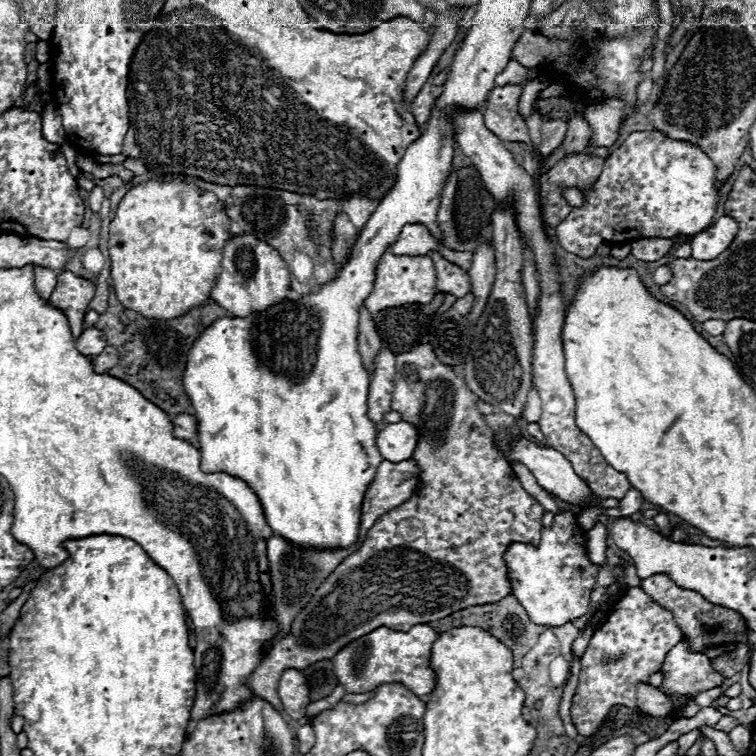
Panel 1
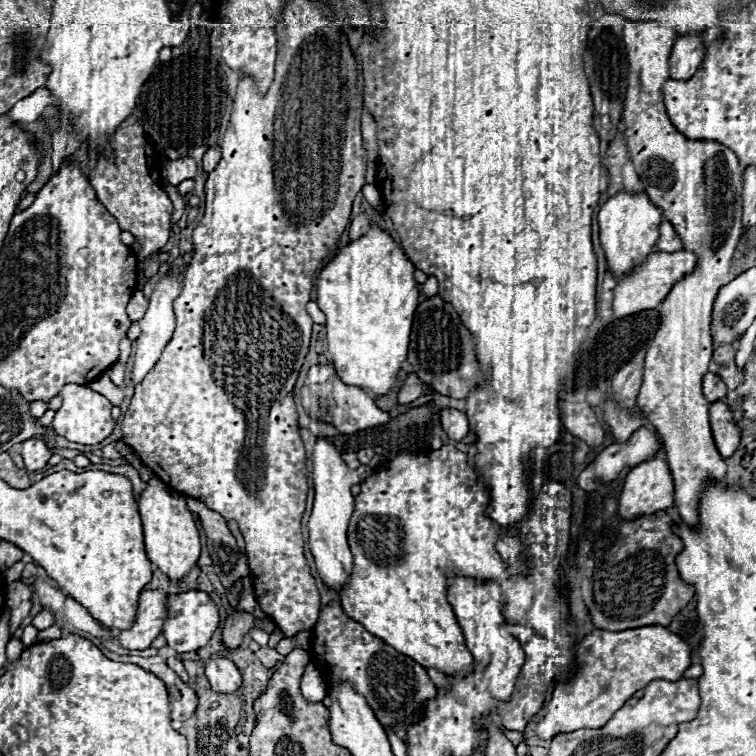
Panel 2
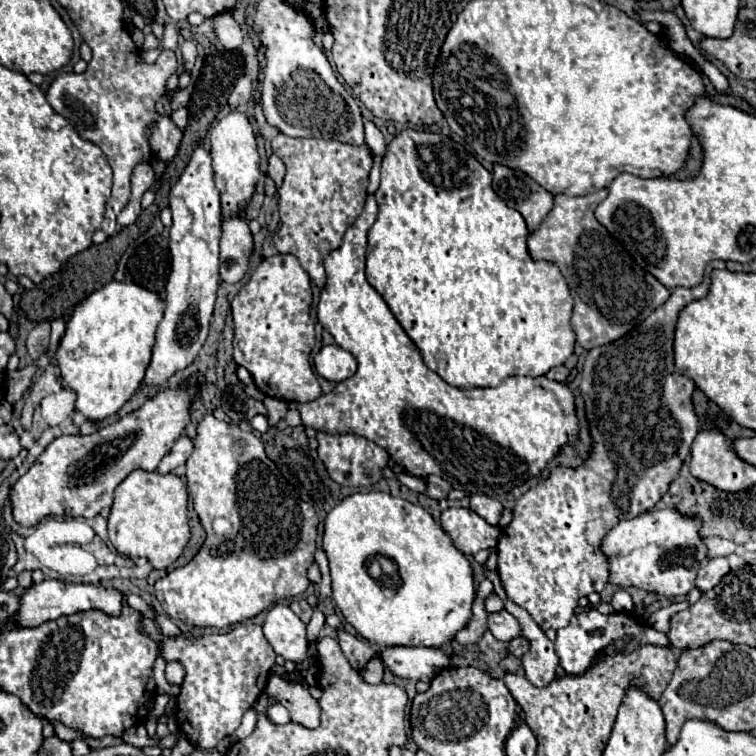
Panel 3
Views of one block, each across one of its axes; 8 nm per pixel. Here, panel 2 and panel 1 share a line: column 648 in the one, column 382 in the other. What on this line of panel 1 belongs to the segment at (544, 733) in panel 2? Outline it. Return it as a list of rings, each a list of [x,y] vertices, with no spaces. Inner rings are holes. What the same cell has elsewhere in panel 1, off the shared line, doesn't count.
[[[416,624],[408,632],[394,632],[386,626],[380,626],[374,632],[350,642],[332,658],[336,678],[346,692],[352,694],[370,692],[384,682],[400,682],[416,696],[430,694],[436,686],[436,672],[430,668],[430,654],[438,636],[440,632],[428,624]]]

